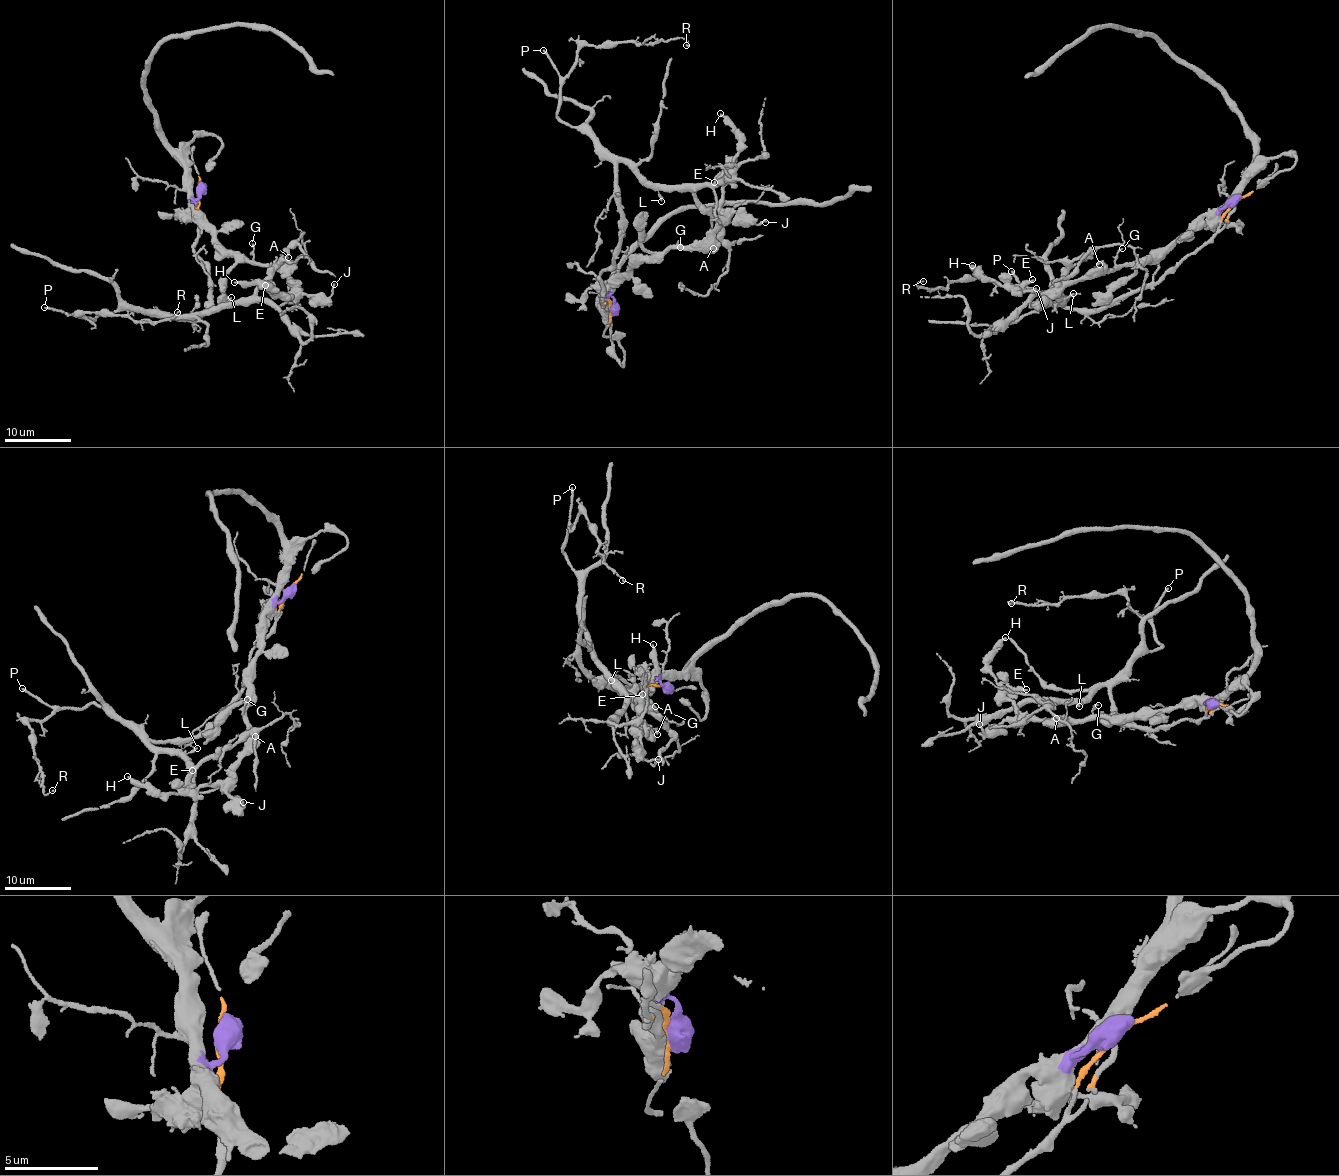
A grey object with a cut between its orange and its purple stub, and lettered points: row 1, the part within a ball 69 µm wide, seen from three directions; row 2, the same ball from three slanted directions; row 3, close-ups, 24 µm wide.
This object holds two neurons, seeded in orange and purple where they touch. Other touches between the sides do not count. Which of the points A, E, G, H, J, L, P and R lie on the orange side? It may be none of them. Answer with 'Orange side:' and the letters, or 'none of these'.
Orange side: L, P, R

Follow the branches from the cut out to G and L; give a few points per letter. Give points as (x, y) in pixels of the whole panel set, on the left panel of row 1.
G: (198, 189), (199, 197), (193, 202), (227, 251), (239, 252), (252, 260), (252, 243)
L: (198, 189), (197, 236), (193, 244), (209, 278), (208, 301), (202, 314), (177, 317), (208, 315), (231, 297)

